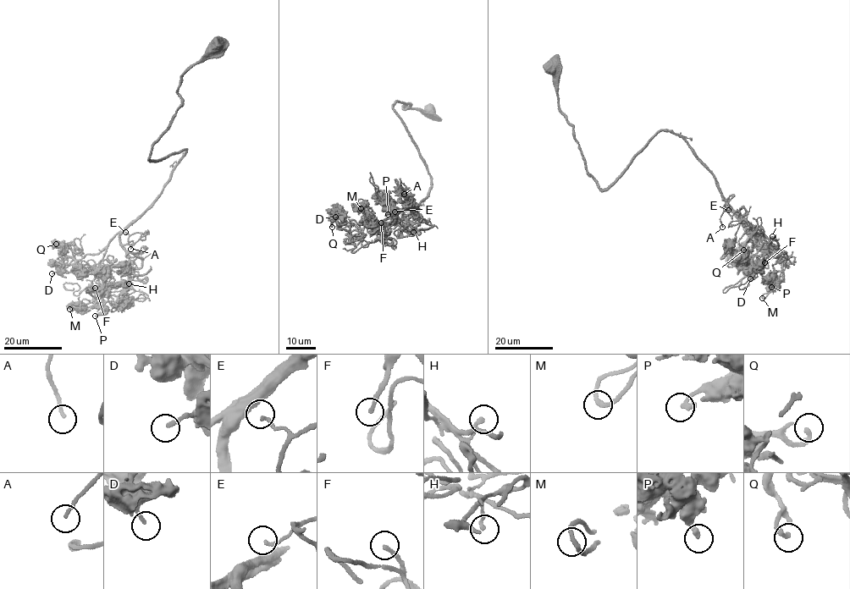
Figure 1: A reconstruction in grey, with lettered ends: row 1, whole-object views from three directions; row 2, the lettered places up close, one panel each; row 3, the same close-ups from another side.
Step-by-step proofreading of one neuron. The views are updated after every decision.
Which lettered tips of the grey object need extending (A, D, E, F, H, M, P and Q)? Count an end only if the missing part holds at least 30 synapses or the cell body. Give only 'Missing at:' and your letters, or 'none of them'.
Missing at: A, F

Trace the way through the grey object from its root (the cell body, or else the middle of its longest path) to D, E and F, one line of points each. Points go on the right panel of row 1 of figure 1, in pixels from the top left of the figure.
D: (552, 67), (559, 106), (601, 189), (660, 130), (684, 138), (750, 239), (761, 245), (750, 278)
E: (552, 67), (559, 106), (601, 189), (658, 132), (672, 131), (705, 163), (741, 217), (728, 210)
F: (552, 67), (559, 106), (601, 189), (658, 132), (672, 131), (705, 163), (747, 230), (769, 244), (764, 262)

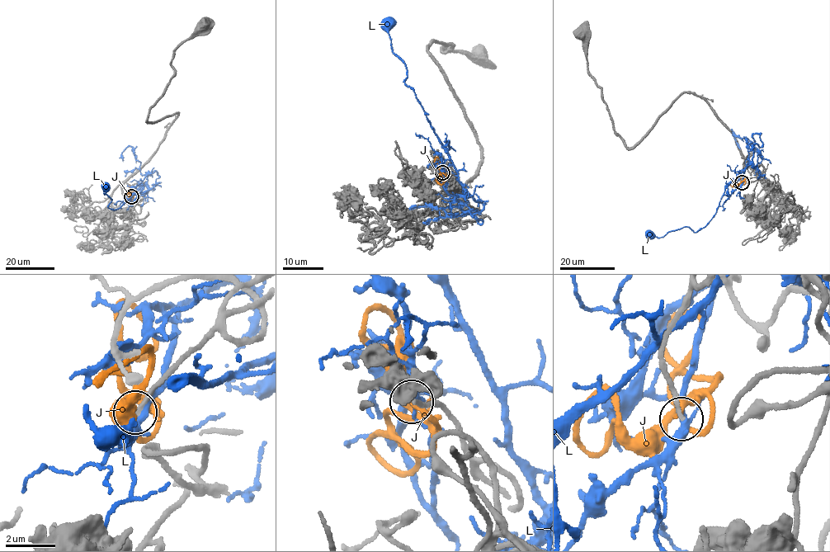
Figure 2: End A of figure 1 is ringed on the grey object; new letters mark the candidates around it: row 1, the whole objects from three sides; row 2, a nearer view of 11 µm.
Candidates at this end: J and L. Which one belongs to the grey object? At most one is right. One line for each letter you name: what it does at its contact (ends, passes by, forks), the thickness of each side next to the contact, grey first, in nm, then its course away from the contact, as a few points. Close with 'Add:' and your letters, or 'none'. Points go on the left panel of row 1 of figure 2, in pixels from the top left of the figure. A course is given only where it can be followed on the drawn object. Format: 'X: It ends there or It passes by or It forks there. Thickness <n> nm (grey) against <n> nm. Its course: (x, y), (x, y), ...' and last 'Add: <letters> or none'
J: It ends there. Thickness 170 nm (grey) against 180 nm
Add: J

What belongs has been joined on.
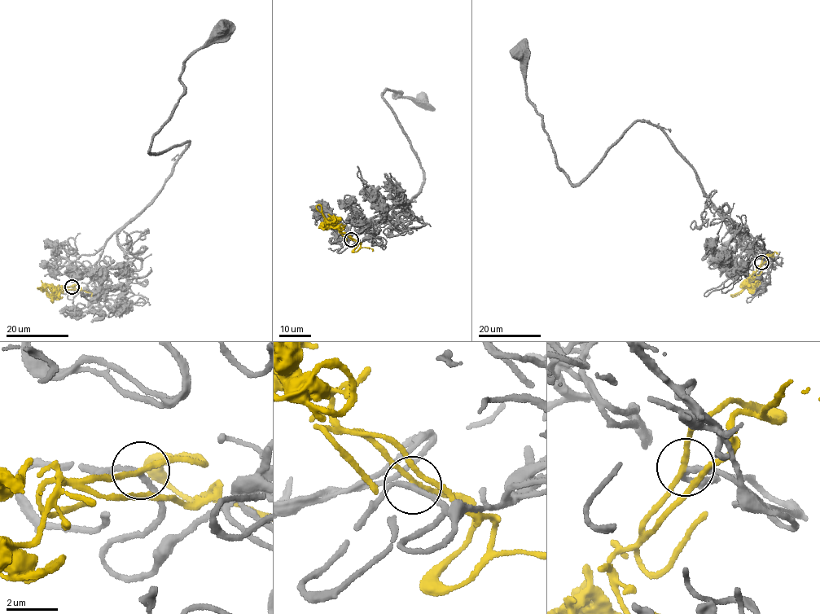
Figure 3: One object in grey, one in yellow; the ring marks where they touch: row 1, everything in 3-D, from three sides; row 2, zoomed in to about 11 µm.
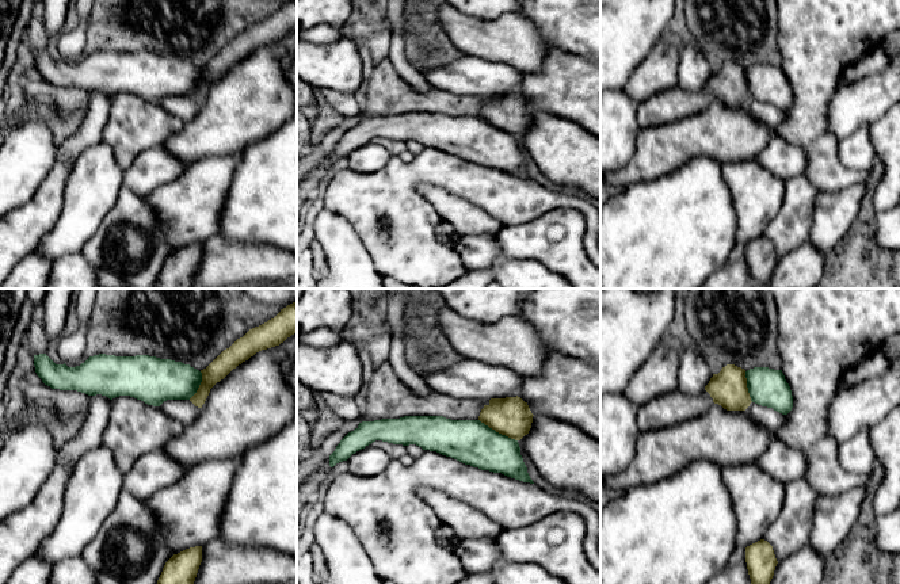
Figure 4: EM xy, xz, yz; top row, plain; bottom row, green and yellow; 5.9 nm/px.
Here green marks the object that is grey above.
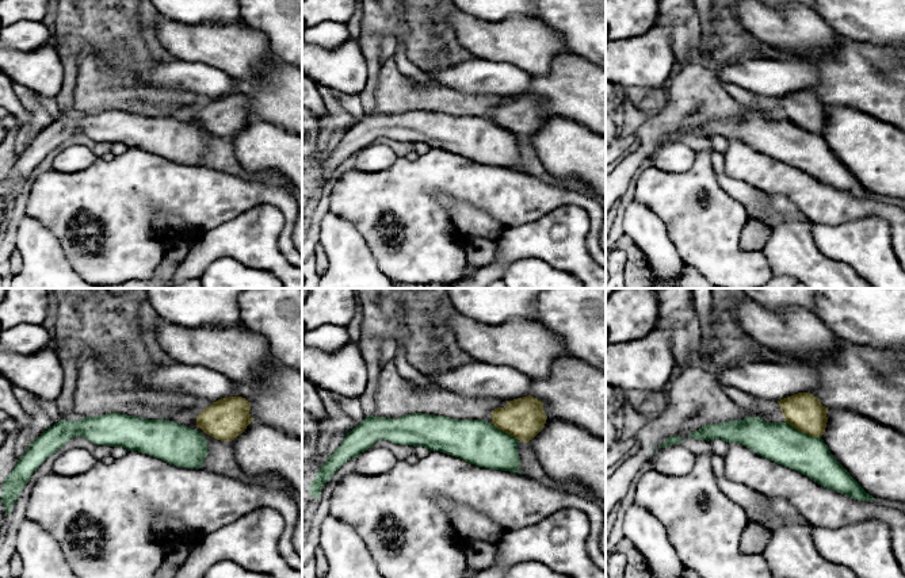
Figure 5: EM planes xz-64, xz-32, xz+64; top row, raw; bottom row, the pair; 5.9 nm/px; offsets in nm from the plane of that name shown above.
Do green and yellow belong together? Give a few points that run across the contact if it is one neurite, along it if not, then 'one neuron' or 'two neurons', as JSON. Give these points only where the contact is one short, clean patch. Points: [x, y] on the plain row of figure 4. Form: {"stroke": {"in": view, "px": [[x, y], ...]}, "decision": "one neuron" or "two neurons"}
{"stroke": {"in": "xz", "px": [[471, 138], [488, 138], [498, 129], [511, 113]]}, "decision": "one neuron"}

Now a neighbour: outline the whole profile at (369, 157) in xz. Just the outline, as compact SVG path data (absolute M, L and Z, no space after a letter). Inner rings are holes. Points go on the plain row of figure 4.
M371 141L352 150L348 159L348 168L355 172L375 172L384 168L392 154L381 145Z

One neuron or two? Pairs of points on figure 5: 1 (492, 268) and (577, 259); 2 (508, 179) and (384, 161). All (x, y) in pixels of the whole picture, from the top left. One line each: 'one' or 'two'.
1: one
2: two

